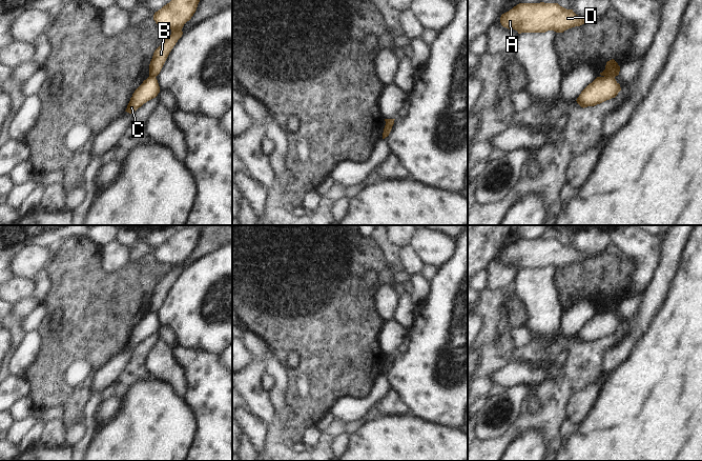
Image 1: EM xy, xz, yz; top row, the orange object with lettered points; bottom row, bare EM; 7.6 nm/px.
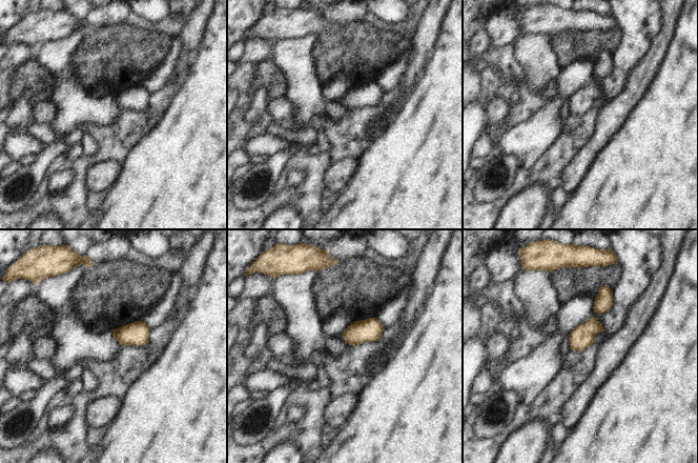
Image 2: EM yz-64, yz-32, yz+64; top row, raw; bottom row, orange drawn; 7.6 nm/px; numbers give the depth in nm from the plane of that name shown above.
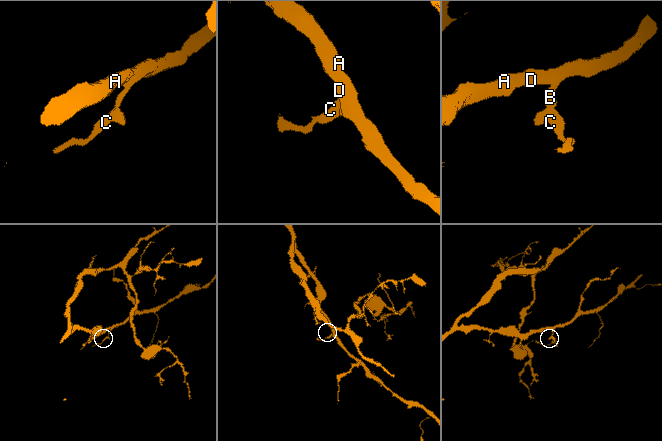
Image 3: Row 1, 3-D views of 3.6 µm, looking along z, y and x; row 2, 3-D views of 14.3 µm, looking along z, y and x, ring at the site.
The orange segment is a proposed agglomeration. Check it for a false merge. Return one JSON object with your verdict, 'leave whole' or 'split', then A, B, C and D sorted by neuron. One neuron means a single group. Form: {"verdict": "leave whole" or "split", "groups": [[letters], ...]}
{"verdict": "split", "groups": [["A", "B", "D"], ["C"]]}

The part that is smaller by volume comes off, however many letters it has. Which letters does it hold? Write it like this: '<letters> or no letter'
C

